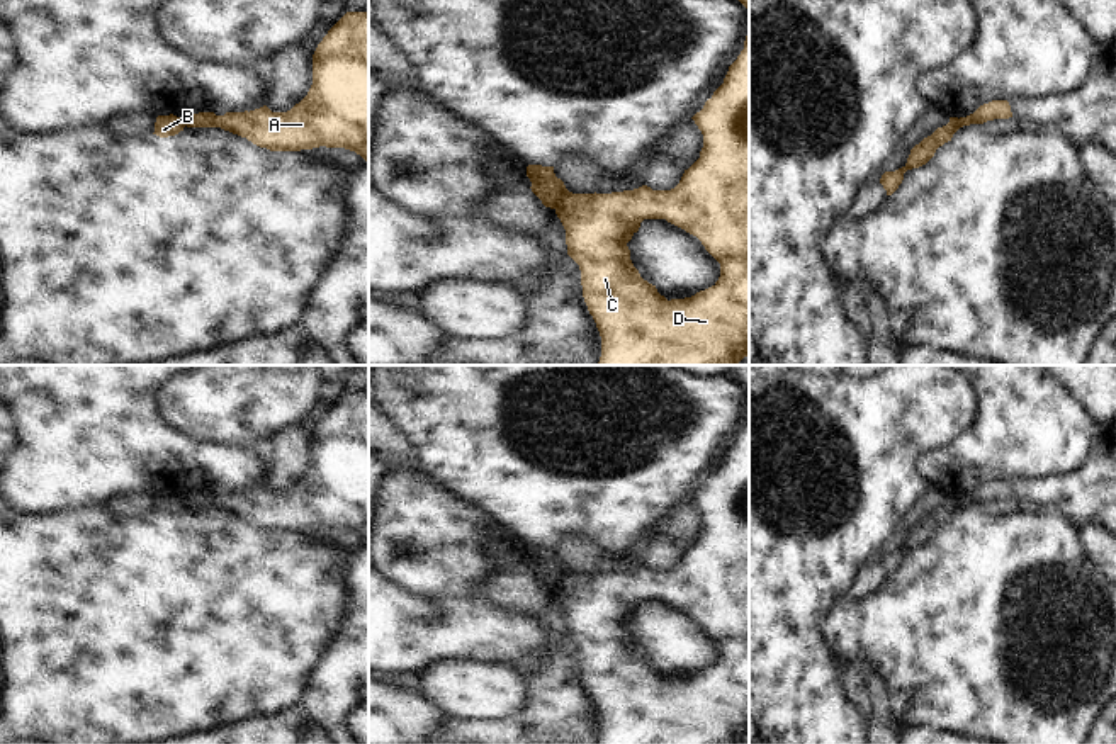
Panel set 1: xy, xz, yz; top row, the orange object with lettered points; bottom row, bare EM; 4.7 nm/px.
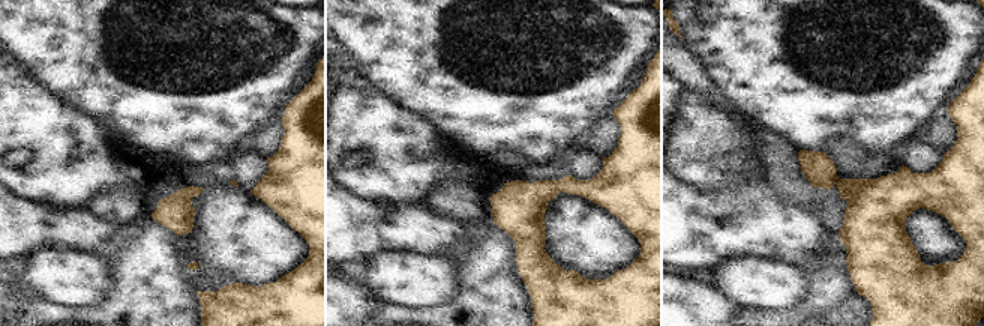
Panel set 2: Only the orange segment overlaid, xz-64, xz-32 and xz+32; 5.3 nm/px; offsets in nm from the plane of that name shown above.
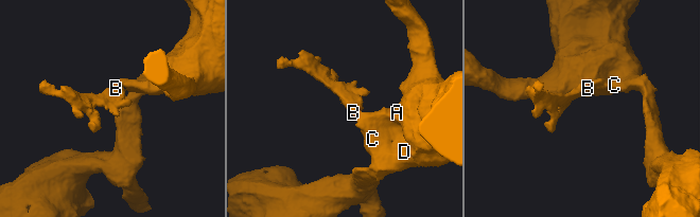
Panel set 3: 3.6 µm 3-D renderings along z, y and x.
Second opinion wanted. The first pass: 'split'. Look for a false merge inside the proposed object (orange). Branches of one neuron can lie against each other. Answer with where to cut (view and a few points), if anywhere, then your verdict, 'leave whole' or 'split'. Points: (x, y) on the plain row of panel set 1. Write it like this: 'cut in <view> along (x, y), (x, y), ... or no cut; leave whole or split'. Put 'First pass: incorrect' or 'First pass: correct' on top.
First pass: correct
cut in xz along (568, 571), (556, 590); split

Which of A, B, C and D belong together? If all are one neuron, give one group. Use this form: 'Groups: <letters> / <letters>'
Groups: A C D / B.

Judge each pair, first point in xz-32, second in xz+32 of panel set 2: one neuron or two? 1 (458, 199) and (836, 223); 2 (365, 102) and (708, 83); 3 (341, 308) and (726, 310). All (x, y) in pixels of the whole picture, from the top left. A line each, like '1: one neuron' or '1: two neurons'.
1: one neuron
2: two neurons
3: one neuron

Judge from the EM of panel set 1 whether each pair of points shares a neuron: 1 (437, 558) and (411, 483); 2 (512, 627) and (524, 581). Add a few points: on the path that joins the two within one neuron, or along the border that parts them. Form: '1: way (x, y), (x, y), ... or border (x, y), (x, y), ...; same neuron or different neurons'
1: way (430, 539), (422, 527), (413, 501); same neuron
2: border (490, 583), (503, 605), (535, 615), (551, 629); different neurons

